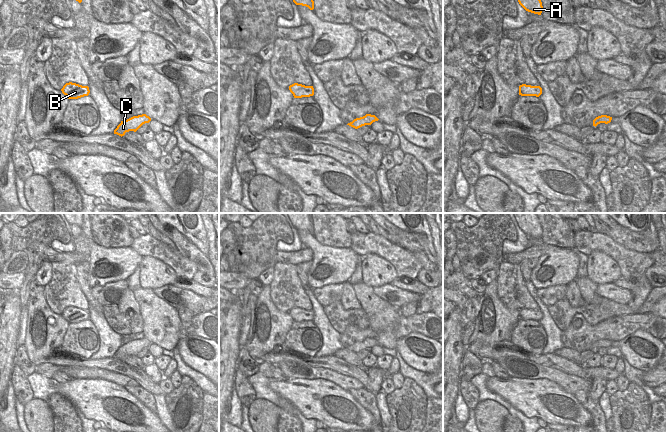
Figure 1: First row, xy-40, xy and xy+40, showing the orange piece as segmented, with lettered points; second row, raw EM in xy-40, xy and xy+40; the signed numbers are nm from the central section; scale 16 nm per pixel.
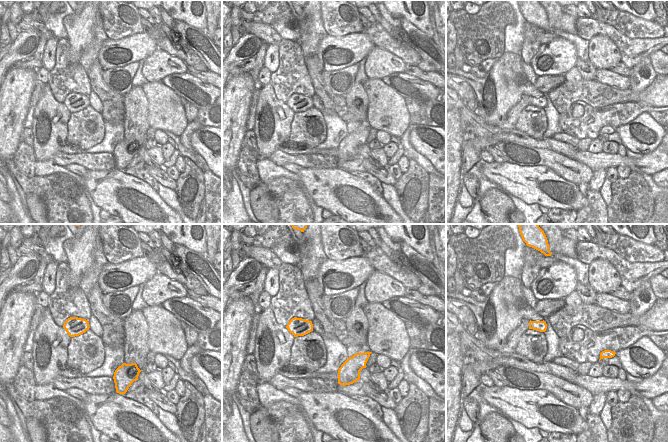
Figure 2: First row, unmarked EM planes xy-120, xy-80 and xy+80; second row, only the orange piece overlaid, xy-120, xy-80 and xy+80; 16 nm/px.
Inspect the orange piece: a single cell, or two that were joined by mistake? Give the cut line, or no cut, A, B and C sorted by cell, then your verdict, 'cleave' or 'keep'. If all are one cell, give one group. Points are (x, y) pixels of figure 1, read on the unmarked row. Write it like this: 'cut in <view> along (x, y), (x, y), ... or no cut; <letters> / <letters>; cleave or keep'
cut in xy+40 along (600, 340), (597, 347); A B / C; cleave

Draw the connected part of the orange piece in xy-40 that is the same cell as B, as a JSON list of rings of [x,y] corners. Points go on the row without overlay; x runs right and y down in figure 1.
[[[72,306],[66,307],[61,315],[68,321],[68,323],[78,323],[84,320],[88,320],[90,317],[88,310],[82,310]]]

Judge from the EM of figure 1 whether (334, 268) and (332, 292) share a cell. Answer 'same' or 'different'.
different

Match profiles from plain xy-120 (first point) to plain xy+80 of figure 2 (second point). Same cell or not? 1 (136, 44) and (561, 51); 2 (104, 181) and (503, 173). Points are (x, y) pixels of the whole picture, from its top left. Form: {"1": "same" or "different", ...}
{"1": "same", "2": "same"}

